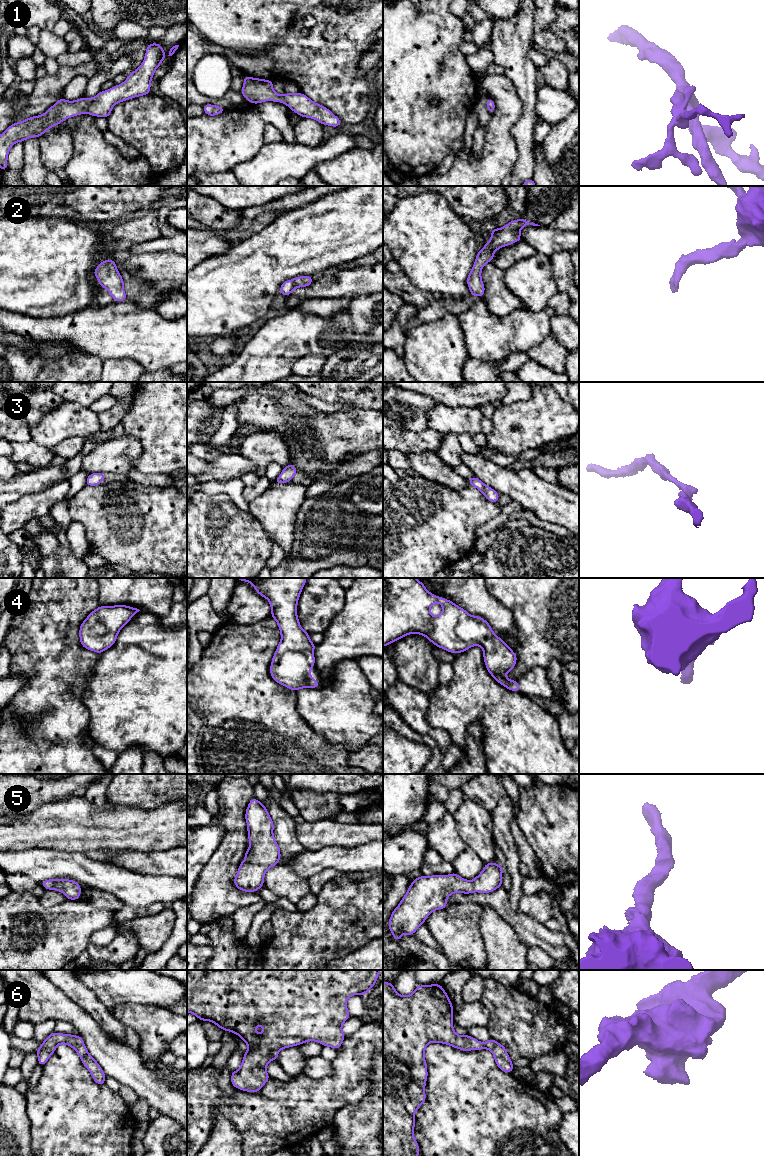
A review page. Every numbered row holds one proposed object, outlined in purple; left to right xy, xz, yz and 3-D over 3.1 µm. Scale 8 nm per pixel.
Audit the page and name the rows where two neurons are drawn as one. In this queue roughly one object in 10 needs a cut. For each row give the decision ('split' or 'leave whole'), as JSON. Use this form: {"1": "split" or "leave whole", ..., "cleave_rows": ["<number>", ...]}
{"1": "leave whole", "2": "leave whole", "3": "leave whole", "4": "leave whole", "5": "leave whole", "6": "leave whole", "cleave_rows": []}

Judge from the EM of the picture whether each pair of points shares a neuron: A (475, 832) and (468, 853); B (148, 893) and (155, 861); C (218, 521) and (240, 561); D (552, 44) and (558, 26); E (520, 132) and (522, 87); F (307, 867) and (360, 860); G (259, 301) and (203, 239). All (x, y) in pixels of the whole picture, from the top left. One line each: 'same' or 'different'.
A: different
B: different
C: same
D: different
E: same
F: same
G: different

